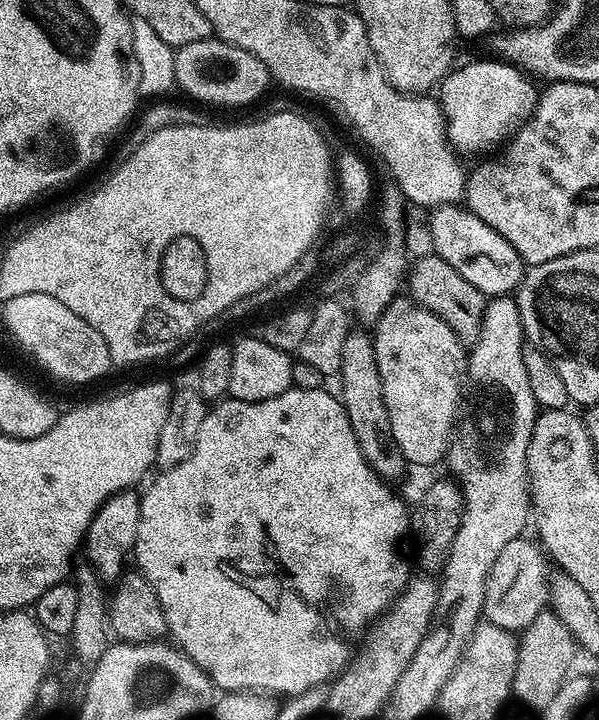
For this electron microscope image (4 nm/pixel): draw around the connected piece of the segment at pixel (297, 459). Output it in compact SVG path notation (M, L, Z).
M293 386L287 388L282 394L278 394L274 398L266 398L262 402L242 402L231 398L221 399L215 406L209 407L206 418L202 422L202 430L198 430L198 442L194 442L194 450L190 454L190 458L178 462L173 468L163 469L159 473L161 476L149 486L148 493L145 491L140 497L138 538L134 549L135 567L148 579L150 586L154 586L154 594L158 594L158 602L162 602L162 610L166 614L166 622L168 623L171 639L175 641L180 651L185 652L211 678L213 685L217 689L224 688L220 690L225 693L254 692L257 694L271 694L276 698L293 698L304 695L305 692L310 691L312 688L327 685L329 681L339 676L341 672L351 665L354 653L357 651L361 641L365 639L366 633L392 607L392 603L397 600L400 592L407 586L410 579L408 564L404 561L403 554L400 553L400 543L403 542L404 535L407 537L410 532L410 508L404 505L403 498L388 485L391 483L368 465L362 450L358 446L358 438L354 438L354 430L350 426L350 418L346 414L344 405L340 402L339 395L332 393L331 396L328 391L327 387L302 390Z

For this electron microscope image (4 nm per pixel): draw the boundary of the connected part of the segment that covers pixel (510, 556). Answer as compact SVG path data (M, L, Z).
M528 538L510 542L510 546L502 549L494 566L490 566L490 574L486 578L486 594L484 595L483 619L487 623L504 628L513 634L528 628L540 612L550 604L550 560L542 551L539 543L531 544Z

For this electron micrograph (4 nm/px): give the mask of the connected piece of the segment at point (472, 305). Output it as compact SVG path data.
M431 252L421 256L414 264L416 265L409 267L406 278L406 290L409 297L424 309L442 317L443 321L454 330L456 337L464 347L471 348L480 336L481 322L487 308L485 296L476 286L466 281L466 278L463 278L458 270L454 270L448 262L436 253Z

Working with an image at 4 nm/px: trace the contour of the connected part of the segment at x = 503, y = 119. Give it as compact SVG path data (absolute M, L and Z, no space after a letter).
M499 58L491 59L476 60L461 68L459 65L444 77L438 88L440 109L444 111L444 125L448 127L448 141L457 153L465 157L479 157L499 149L515 136L536 108L538 88L532 85L535 83L528 73L515 64Z

